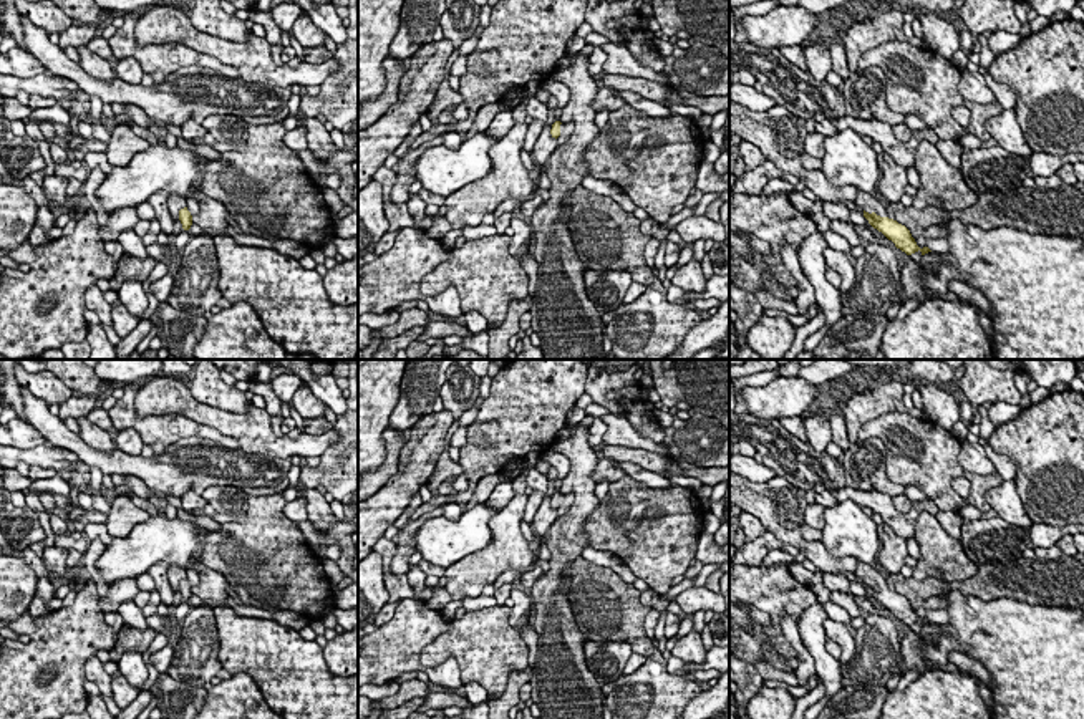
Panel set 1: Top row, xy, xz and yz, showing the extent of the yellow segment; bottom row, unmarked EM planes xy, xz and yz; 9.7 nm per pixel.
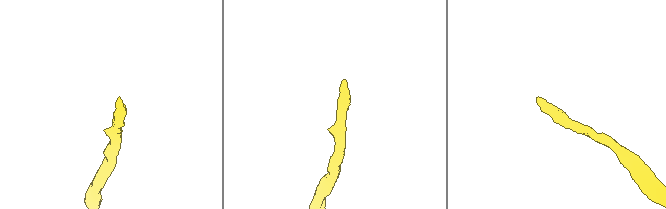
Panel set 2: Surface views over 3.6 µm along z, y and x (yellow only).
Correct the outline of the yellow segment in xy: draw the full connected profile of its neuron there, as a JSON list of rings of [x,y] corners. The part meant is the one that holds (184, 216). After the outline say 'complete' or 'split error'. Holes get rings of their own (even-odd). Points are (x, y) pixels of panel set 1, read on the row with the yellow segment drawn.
[[[187,197],[186,207],[179,210],[179,220],[184,230],[189,230],[192,225],[192,217],[201,212],[199,200]]]; split error

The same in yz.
[[[859,189],[855,205],[864,210],[864,217],[873,229],[882,232],[888,240],[895,244],[897,249],[907,255],[912,255],[918,250],[922,255],[932,252],[928,247],[920,249],[905,225],[888,219],[885,207],[873,197],[873,194]]]; split error

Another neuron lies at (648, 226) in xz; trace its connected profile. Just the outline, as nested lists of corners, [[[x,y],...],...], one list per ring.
[[[651,217],[640,220],[640,230],[646,234],[650,239],[656,239],[660,242],[666,240],[670,234],[670,230],[661,229],[660,224]]]

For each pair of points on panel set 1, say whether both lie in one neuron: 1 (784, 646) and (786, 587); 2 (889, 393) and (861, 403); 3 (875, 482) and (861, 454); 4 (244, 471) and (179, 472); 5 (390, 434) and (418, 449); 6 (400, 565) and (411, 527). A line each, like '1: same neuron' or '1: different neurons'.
1: same neuron
2: same neuron
3: same neuron
4: same neuron
5: different neurons
6: same neuron

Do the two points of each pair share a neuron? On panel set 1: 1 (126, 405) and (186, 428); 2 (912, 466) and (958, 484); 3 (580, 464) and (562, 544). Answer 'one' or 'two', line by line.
1: one
2: two
3: one

